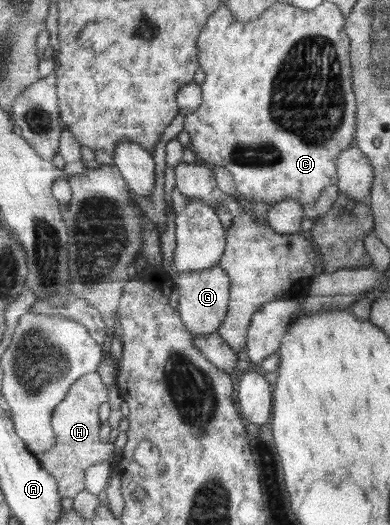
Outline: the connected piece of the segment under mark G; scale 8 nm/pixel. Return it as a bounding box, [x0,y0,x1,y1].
[170,264,232,335]

